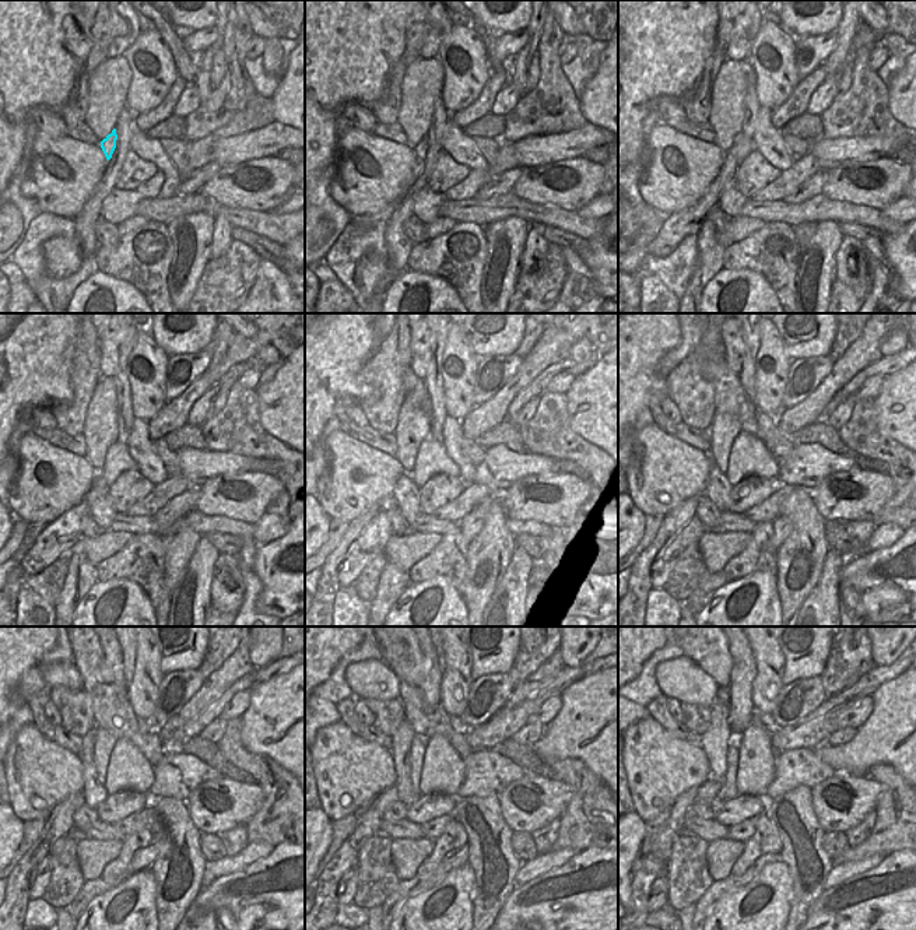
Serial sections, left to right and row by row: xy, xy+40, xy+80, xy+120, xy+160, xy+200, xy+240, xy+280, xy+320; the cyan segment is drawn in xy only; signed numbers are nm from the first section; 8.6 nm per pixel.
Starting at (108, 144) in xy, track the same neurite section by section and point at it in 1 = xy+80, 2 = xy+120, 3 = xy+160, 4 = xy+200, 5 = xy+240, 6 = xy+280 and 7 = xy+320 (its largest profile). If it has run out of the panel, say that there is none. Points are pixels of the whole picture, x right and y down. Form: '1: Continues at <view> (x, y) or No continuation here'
1: Continues at xy+80 (676, 227)
2: Continues at xy+120 (59, 536)
3: Continues at xy+160 (374, 539)
4: Continues at xy+200 (663, 568)
5: Continues at xy+240 (39, 877)
6: Continues at xy+280 (347, 887)
7: Continues at xy+320 (657, 897)

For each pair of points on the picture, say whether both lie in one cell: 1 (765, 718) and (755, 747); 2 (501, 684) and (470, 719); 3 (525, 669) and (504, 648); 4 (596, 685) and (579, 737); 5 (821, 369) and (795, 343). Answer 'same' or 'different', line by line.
1: different
2: same
3: different
4: same
5: different

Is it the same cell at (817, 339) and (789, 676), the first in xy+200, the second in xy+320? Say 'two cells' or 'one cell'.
one cell

